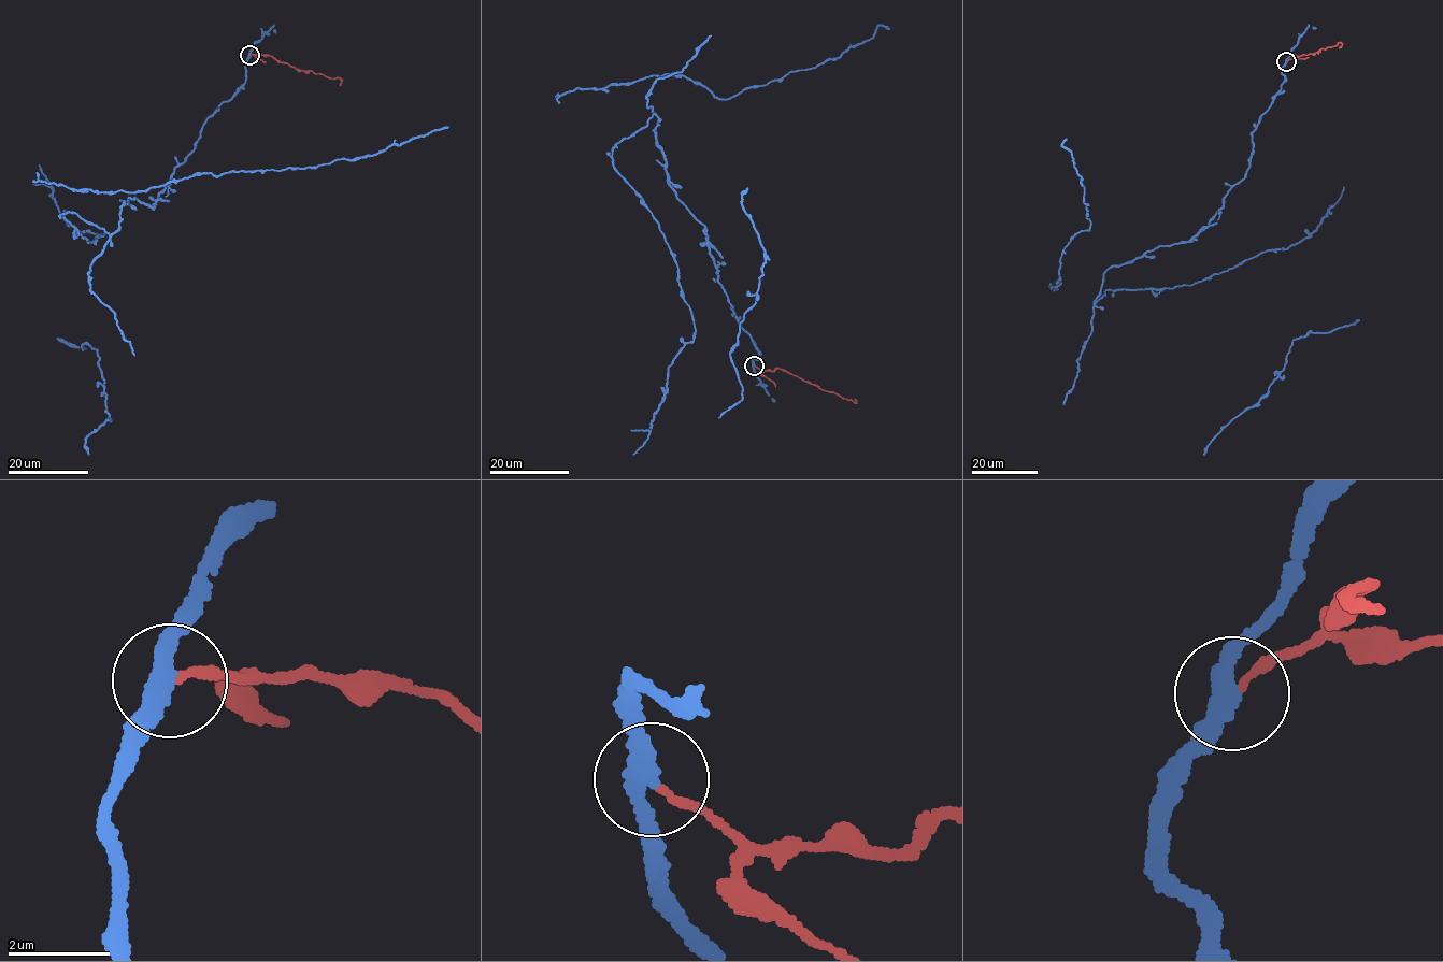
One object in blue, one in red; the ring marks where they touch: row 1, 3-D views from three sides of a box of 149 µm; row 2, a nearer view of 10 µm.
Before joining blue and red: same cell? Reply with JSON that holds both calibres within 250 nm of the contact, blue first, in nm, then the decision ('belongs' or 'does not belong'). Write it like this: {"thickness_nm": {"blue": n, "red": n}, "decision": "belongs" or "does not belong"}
{"thickness_nm": {"blue": 280, "red": 140}, "decision": "does not belong"}

